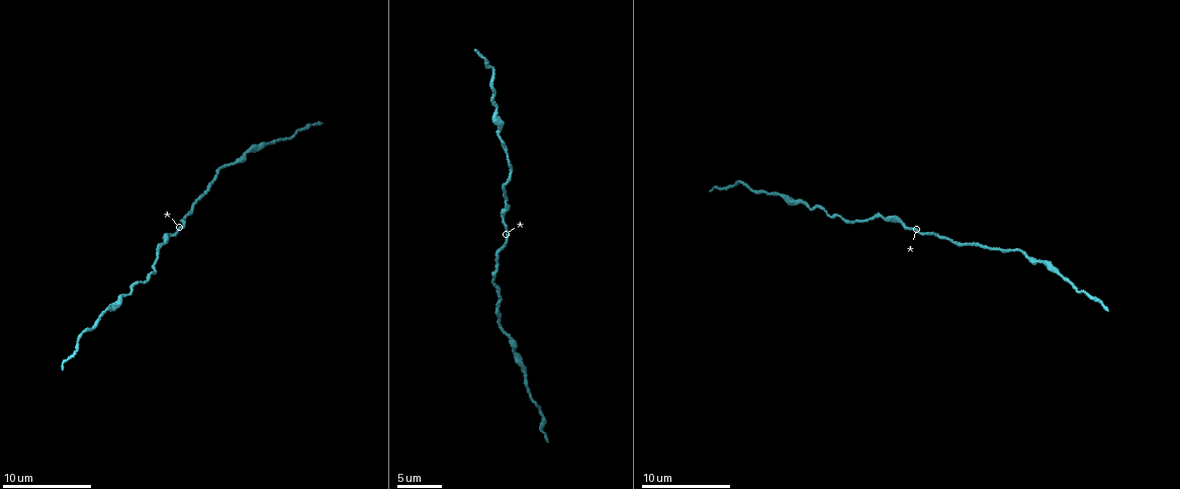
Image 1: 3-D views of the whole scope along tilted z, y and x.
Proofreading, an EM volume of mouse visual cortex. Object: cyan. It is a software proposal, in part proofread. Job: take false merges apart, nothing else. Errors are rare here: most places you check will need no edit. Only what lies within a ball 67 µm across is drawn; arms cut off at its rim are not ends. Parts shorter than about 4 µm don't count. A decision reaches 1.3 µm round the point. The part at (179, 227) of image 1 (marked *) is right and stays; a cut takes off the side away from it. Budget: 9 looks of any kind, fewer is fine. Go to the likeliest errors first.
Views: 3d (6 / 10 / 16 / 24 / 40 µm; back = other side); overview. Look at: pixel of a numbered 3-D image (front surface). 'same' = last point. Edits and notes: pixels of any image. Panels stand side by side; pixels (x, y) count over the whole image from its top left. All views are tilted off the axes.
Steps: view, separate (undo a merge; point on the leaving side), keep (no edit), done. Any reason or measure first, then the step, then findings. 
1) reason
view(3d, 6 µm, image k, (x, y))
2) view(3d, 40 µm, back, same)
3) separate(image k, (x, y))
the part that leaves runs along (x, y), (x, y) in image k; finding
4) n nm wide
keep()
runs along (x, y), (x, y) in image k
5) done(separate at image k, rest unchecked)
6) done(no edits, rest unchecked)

sudden change in width
view(3d, 6 µm, image 1, (525, 372))

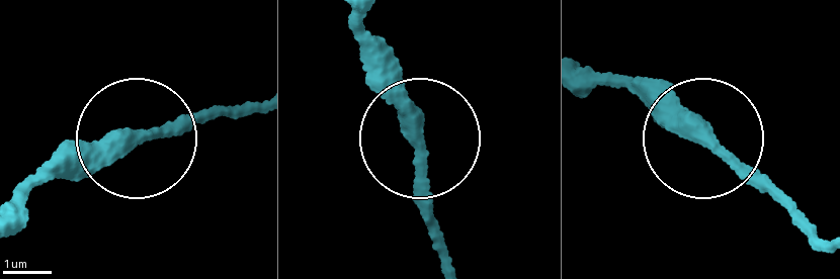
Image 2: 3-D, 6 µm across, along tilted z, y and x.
keep()
runs along (17, 200), (38, 176), (104, 156), (134, 131), (233, 108) in image 2; continuous, no second neuron

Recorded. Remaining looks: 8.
thick turns thin
view(3d, 10 µm, image 1, (119, 297))

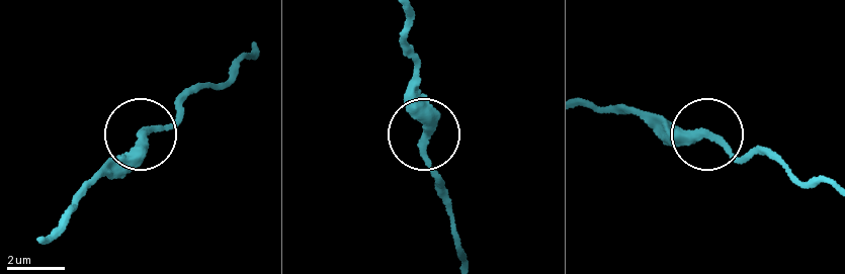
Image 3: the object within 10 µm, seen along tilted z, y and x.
zoom in
view(3d, 6 µm, image 3, (428, 138))

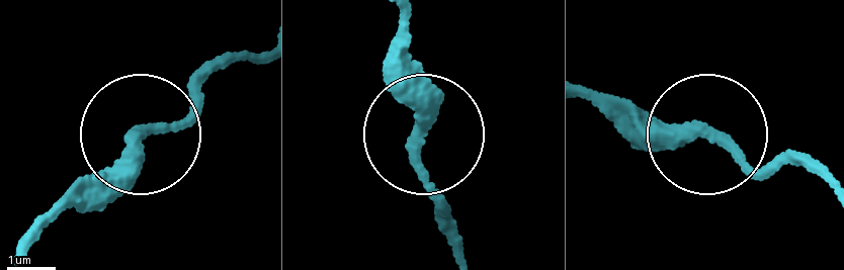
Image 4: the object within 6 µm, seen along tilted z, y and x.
keep()
runs along (458, 255), (419, 155), (406, 18) in image 4; one neuron here

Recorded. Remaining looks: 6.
thick turns thin
view(3d, 16 µm, image 1, (1024, 254))

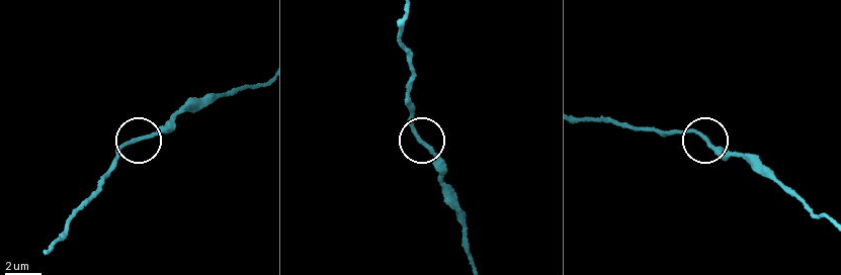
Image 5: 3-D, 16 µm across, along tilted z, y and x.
keep()
runs along (51, 252), (103, 186), (123, 149), (172, 127) in image 5; all the same neuron

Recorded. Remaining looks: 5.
sudden change in width
view(3d, 10 µm, image 1, (163, 246))

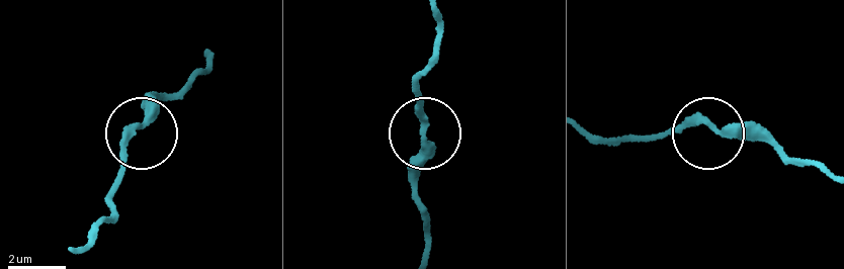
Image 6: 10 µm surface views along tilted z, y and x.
270 nm wide
keep()
one neuron here

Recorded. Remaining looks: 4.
done(no edits, rest unchecked)

